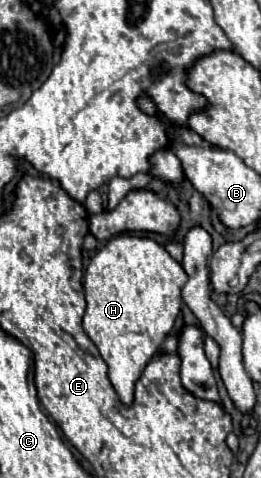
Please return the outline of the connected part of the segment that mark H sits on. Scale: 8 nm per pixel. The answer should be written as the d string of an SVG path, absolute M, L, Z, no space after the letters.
M115 236L89 262L83 278L87 300L83 330L109 366L109 380L123 406L133 404L135 382L163 340L173 332L175 318L183 306L181 290L185 282L187 274L181 264L151 238Z

